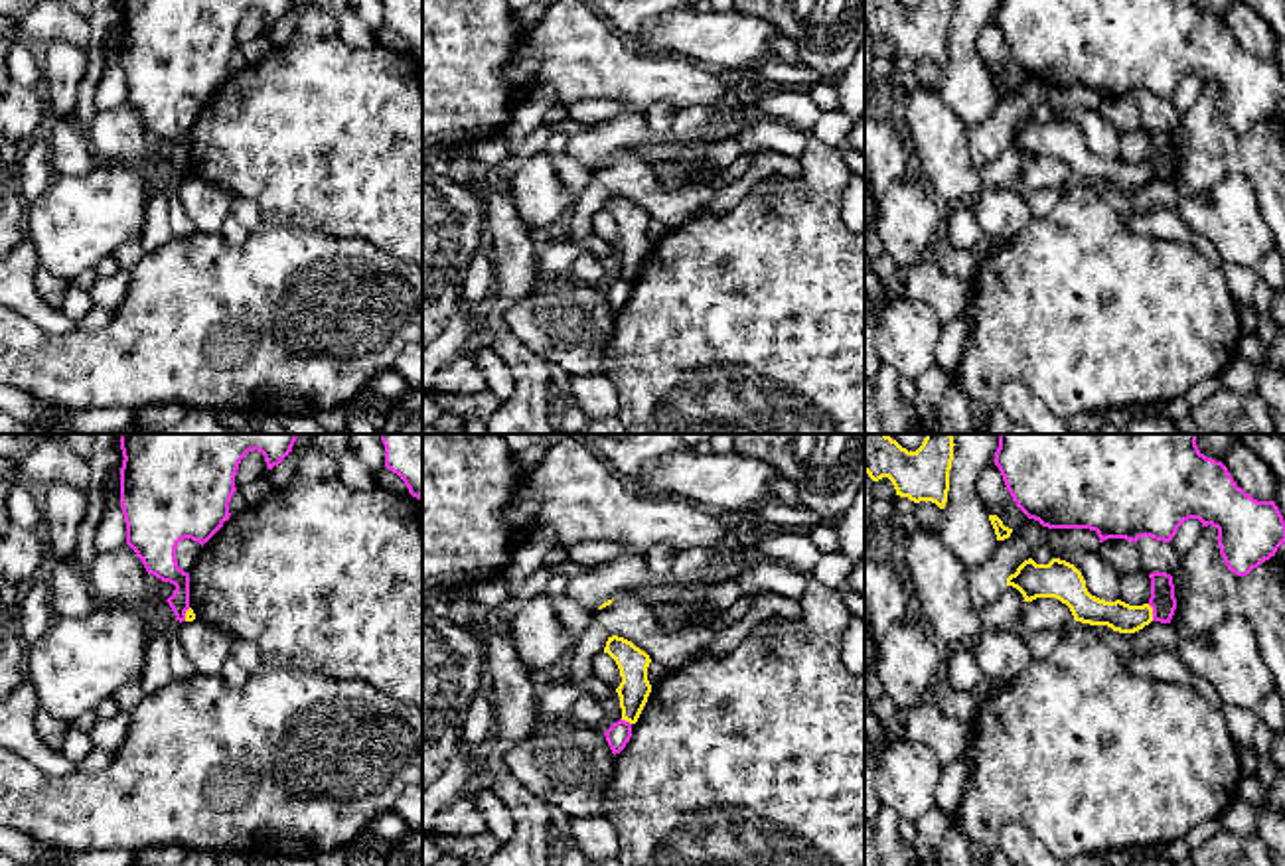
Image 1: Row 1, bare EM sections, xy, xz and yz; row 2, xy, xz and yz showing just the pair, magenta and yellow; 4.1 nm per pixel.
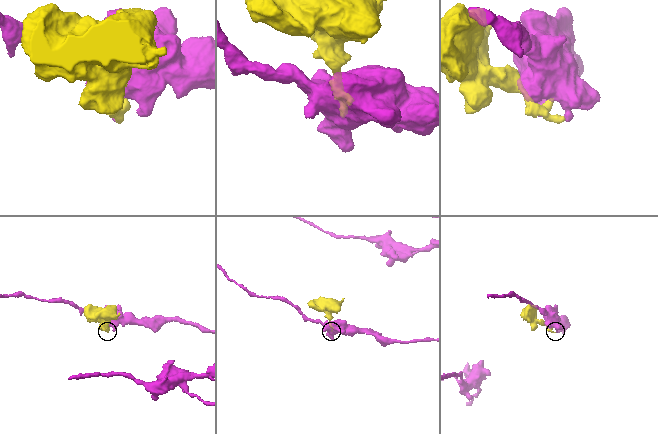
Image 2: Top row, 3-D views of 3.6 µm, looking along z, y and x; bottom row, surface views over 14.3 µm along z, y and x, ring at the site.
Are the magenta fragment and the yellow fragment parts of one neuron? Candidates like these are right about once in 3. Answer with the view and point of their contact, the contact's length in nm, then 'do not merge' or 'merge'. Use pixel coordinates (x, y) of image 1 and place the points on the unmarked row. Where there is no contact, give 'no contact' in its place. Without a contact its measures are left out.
meets magenta in yz at (1153, 170); contact 80 nm long; do not merge

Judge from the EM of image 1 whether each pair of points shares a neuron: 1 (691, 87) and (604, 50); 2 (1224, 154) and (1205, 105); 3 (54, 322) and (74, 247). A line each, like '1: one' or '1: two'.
1: one
2: one
3: two

